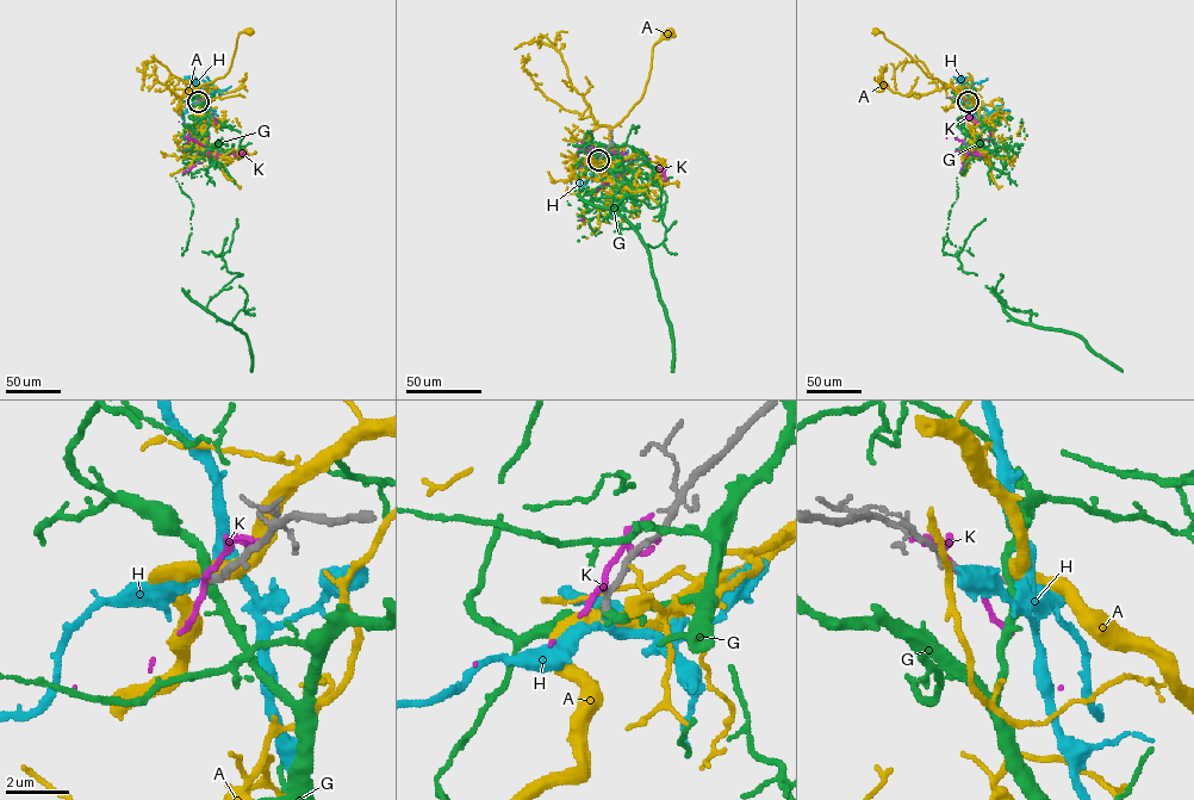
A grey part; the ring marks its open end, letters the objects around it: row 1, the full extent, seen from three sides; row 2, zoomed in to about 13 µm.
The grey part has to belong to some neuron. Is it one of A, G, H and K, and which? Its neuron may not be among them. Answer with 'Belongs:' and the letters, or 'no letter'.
Belongs: H

